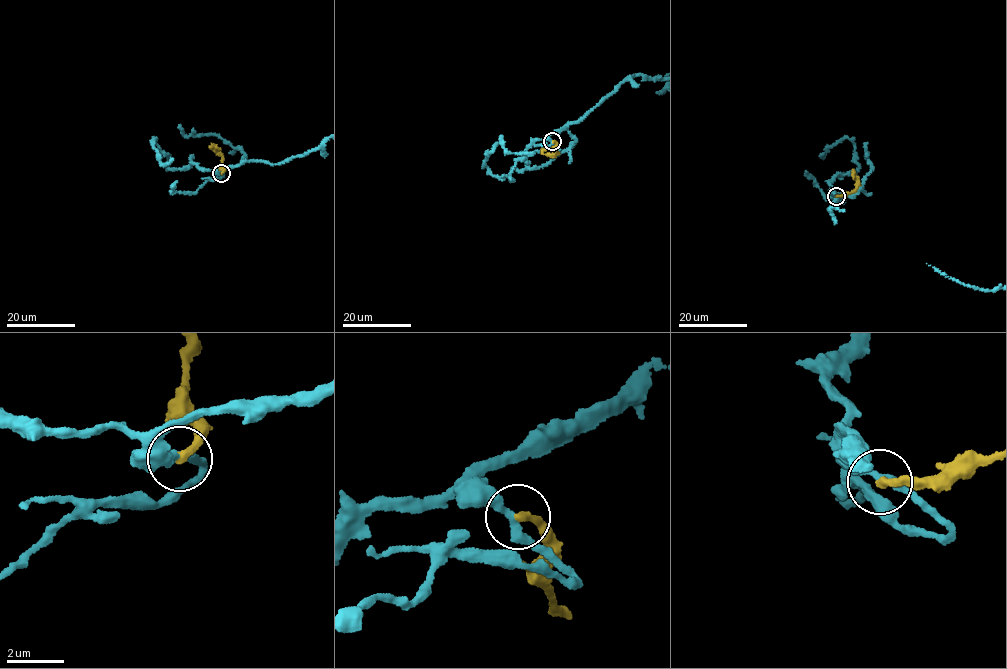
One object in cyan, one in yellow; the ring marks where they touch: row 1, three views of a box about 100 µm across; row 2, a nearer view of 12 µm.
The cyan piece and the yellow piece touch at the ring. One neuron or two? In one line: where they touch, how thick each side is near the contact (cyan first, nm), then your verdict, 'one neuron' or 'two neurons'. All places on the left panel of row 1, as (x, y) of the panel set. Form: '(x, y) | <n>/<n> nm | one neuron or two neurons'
(221, 173) | 300/280 nm | two neurons

